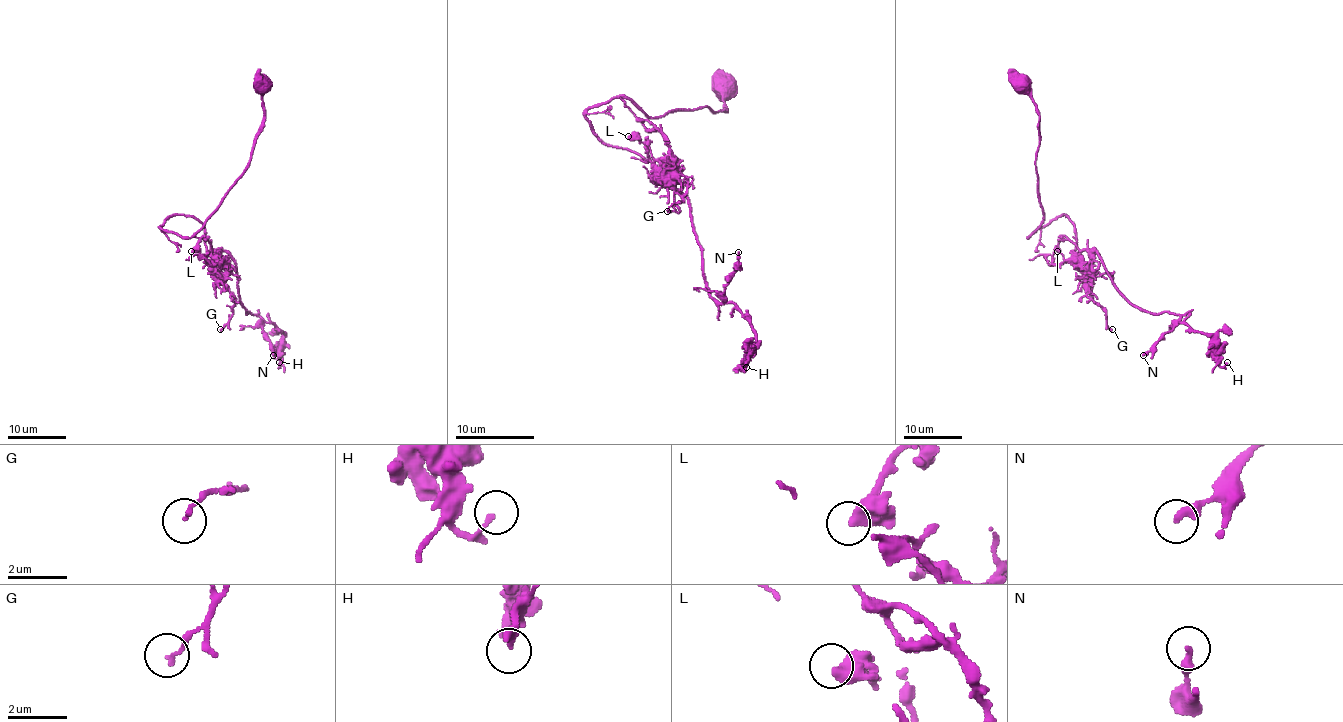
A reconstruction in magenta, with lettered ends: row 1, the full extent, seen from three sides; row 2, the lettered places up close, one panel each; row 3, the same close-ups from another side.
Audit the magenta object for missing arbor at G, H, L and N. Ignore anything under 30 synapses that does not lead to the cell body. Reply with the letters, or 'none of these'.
none of these

